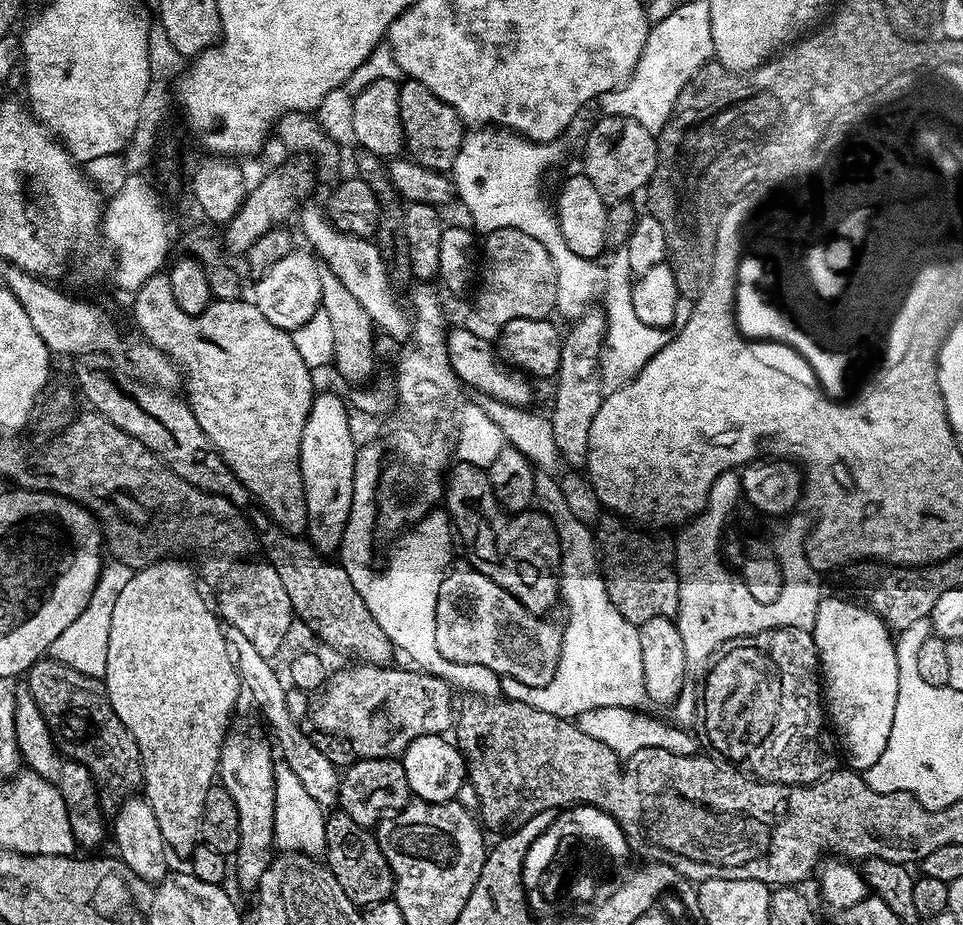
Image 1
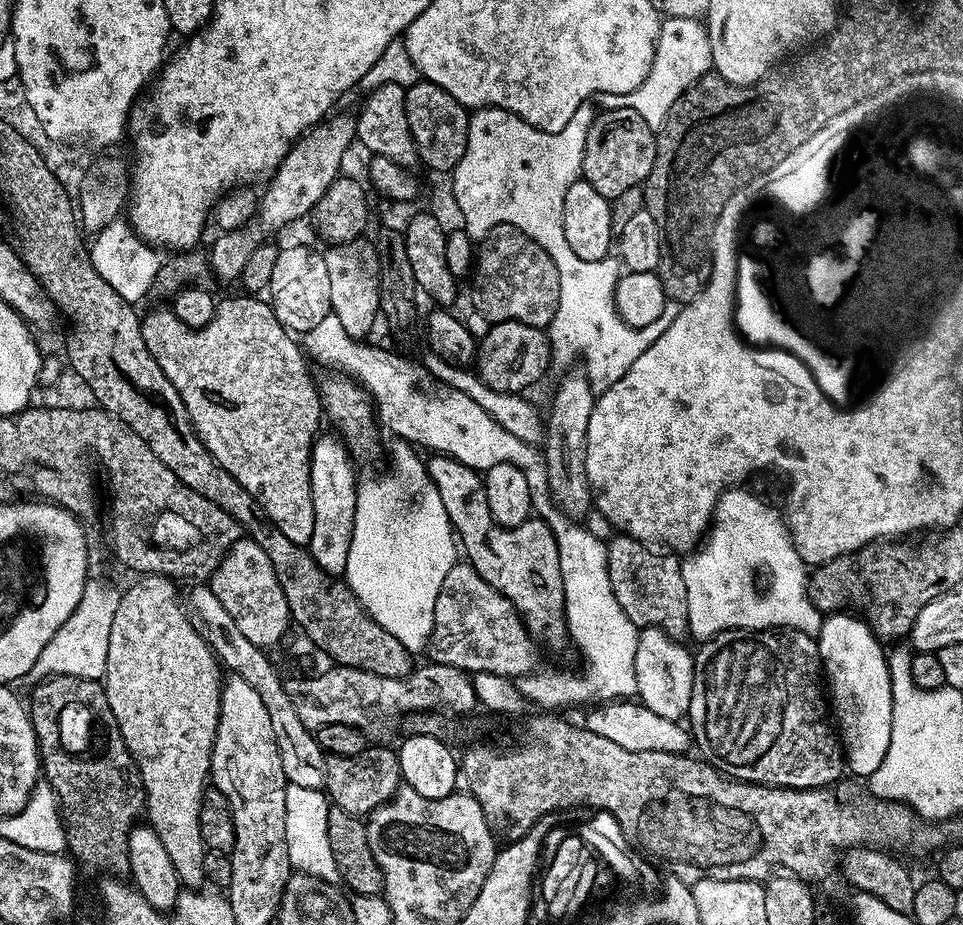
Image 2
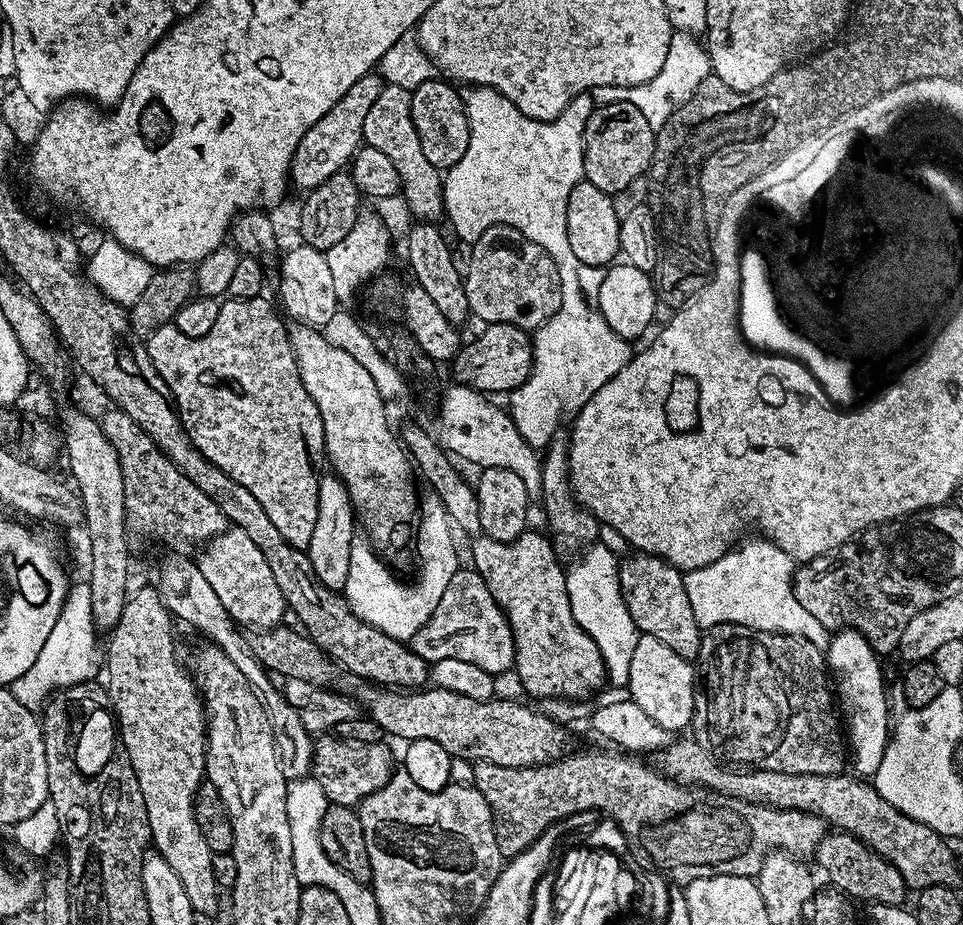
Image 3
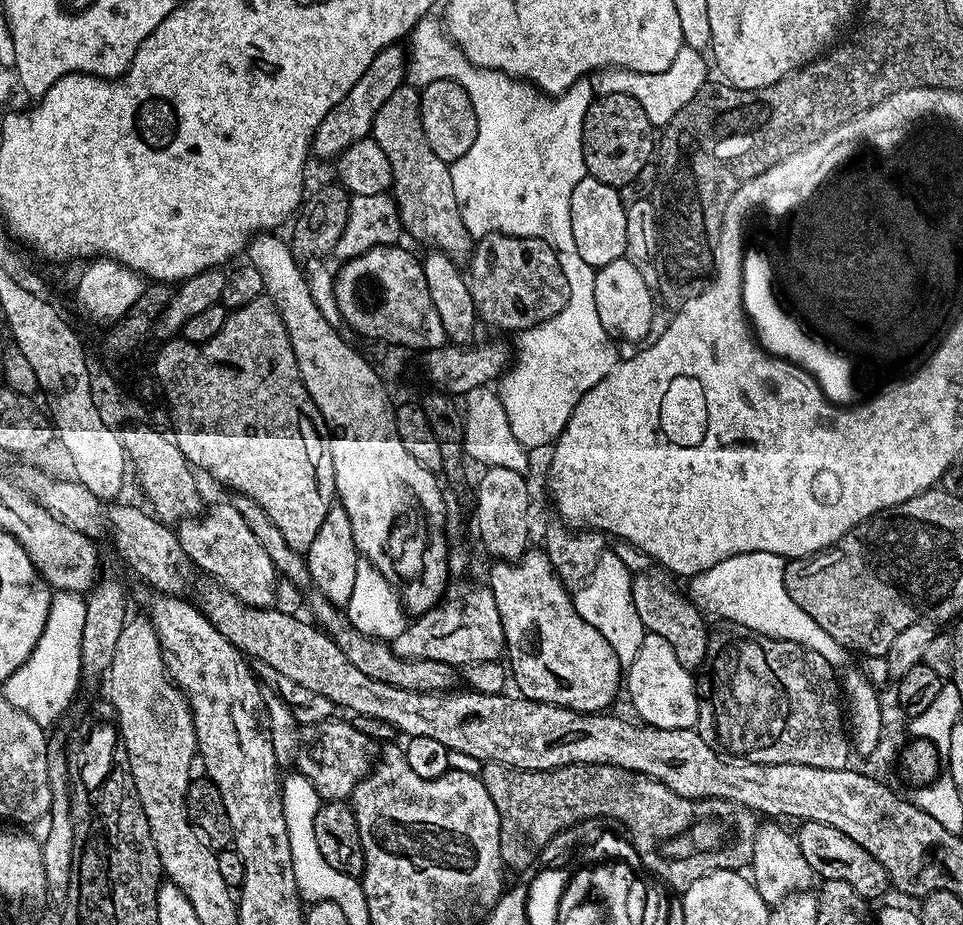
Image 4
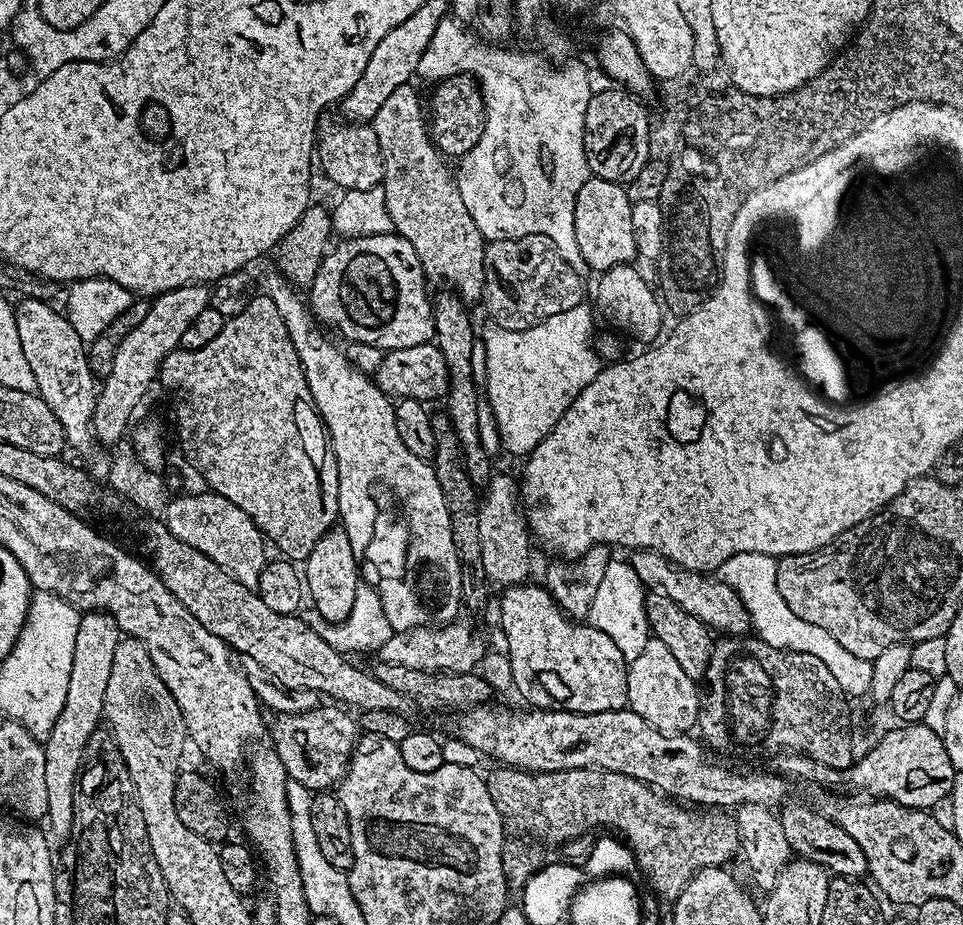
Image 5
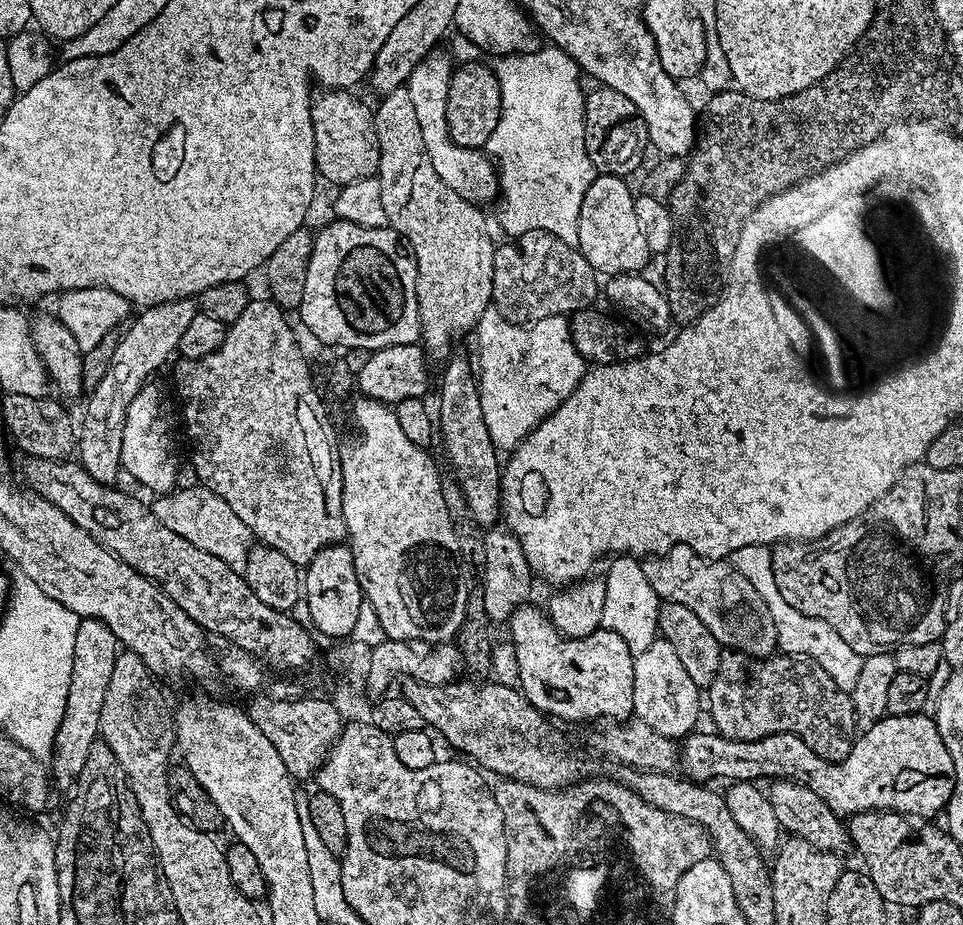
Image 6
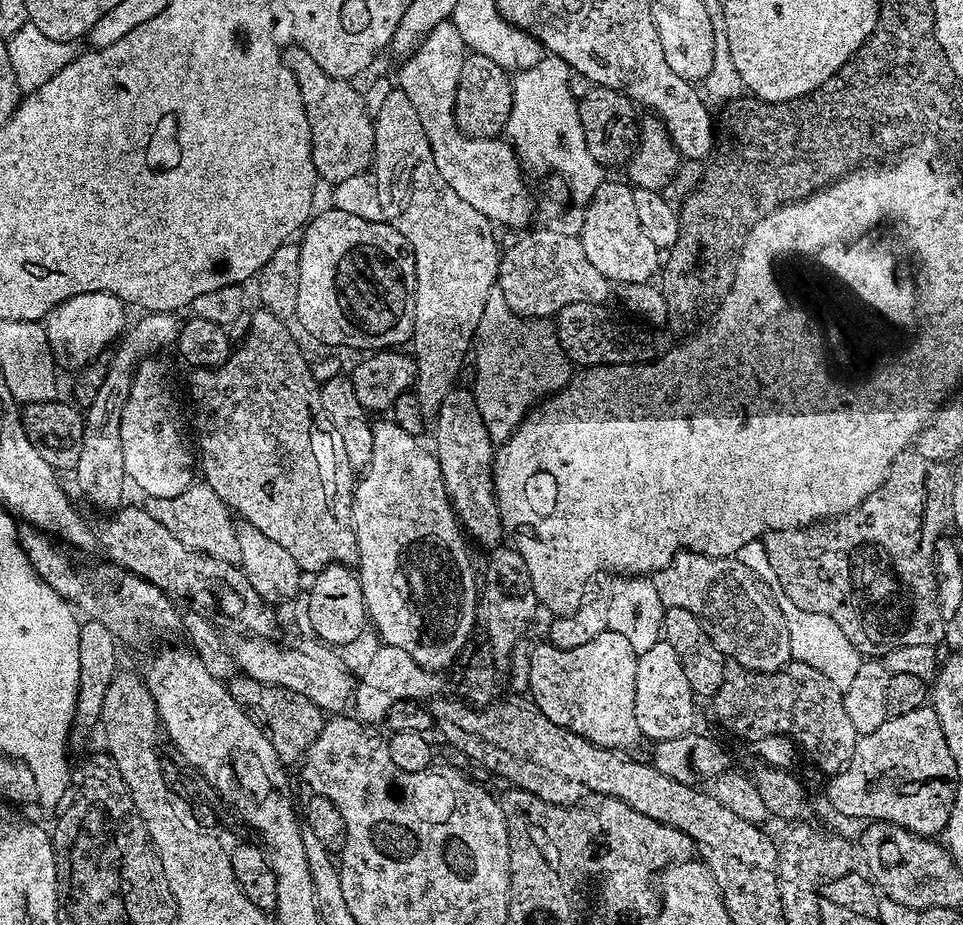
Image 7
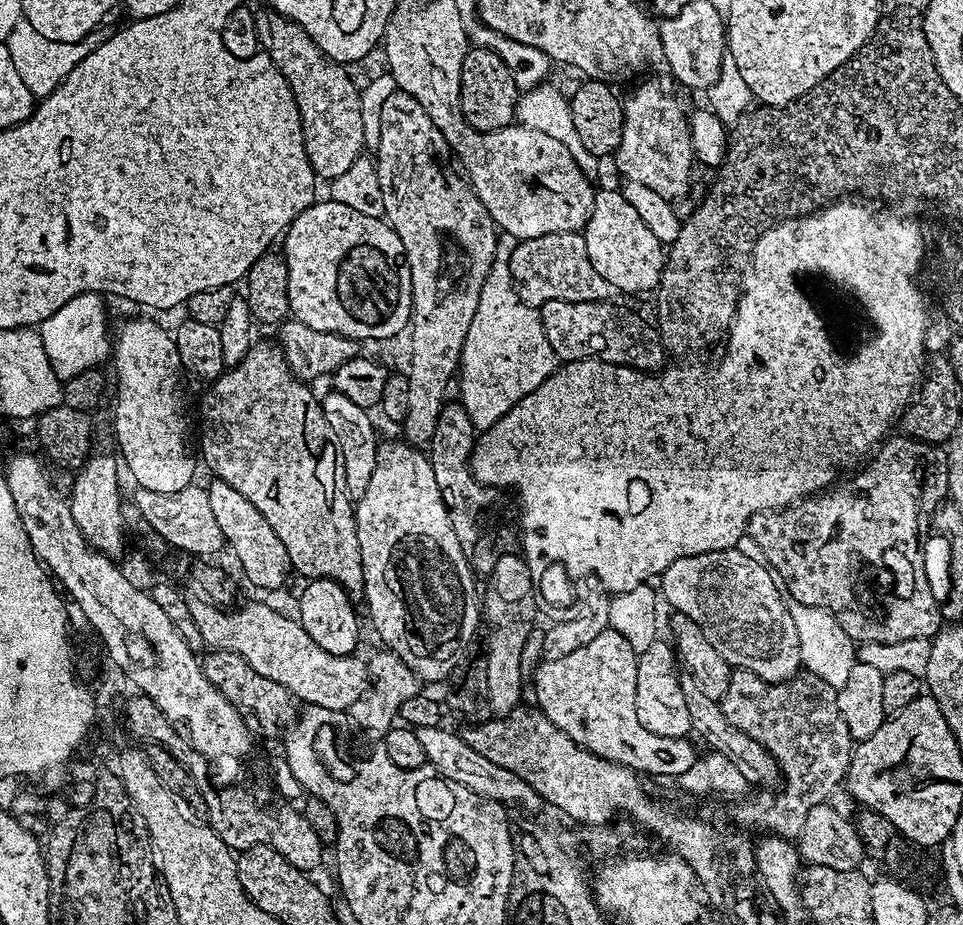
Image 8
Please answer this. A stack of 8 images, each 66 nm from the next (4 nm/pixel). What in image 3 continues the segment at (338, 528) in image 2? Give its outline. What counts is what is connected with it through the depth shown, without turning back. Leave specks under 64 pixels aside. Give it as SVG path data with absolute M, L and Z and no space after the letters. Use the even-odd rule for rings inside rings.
M335 474L321 475L318 490L318 522L314 525L314 535L310 537L310 546L306 551L313 574L335 592L344 589L346 574L350 574L350 550L357 535L356 528L358 529L358 513L352 506L346 486Z

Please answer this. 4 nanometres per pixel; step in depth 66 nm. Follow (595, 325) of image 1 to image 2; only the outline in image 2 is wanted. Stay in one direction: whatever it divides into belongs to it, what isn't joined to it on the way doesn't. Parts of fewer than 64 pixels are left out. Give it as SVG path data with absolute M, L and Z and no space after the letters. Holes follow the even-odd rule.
M576 370L565 371L568 373L561 378L560 385L552 396L552 405L549 406L548 416L546 412L544 420L542 451L554 502L571 520L580 522L594 506L592 490L586 478L586 434L597 393L583 371L572 371Z

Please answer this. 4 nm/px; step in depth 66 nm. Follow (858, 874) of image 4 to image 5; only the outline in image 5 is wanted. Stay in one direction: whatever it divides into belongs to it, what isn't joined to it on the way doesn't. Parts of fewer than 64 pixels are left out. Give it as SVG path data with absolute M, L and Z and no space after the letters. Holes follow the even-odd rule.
M785 803L779 809L778 815L782 822L782 831L786 834L786 842L792 847L792 851L797 857L822 865L833 877L860 878L867 873L868 863L861 846L858 845L858 842L854 842L854 838L850 838L850 834L846 834L846 830L842 830L842 826L836 824L827 811L819 812L818 809L811 808L808 804L792 803Z

